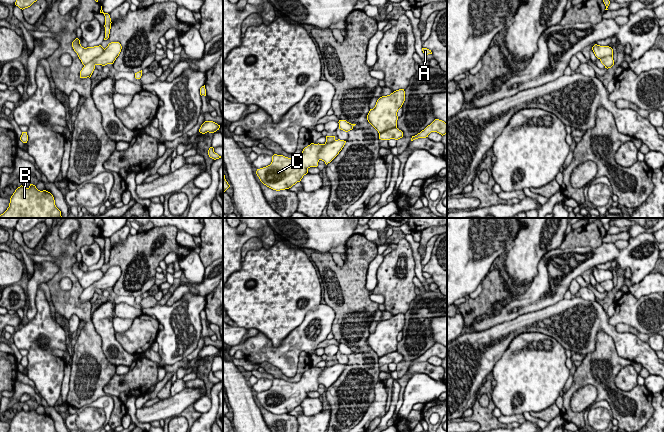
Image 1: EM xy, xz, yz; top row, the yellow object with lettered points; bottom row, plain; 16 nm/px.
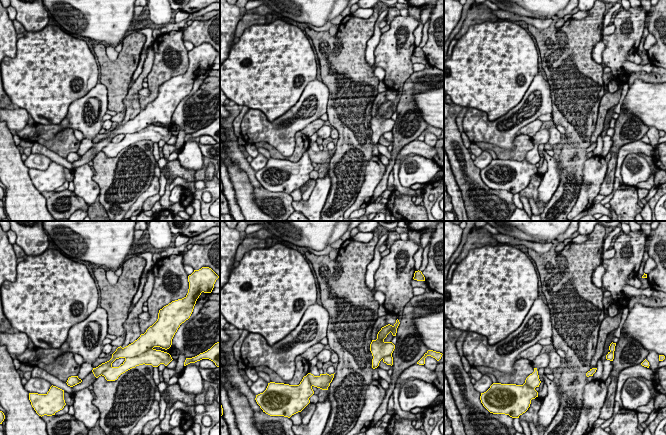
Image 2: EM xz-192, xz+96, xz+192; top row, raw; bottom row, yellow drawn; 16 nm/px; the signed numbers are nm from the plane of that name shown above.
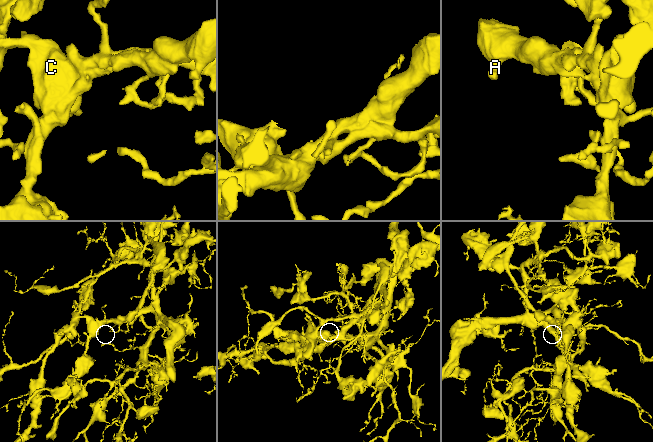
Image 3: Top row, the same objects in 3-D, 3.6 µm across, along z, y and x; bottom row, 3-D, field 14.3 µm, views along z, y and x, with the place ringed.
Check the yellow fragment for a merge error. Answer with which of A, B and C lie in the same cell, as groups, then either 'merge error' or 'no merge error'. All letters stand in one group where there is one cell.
groups A C / B; merge error

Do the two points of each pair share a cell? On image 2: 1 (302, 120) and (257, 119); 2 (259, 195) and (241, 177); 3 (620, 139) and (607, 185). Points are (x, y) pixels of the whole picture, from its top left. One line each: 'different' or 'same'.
1: same
2: different
3: same

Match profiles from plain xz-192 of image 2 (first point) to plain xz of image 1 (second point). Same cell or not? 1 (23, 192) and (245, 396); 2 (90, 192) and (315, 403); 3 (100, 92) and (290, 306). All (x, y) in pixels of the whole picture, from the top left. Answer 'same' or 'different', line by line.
1: same
2: same
3: different

